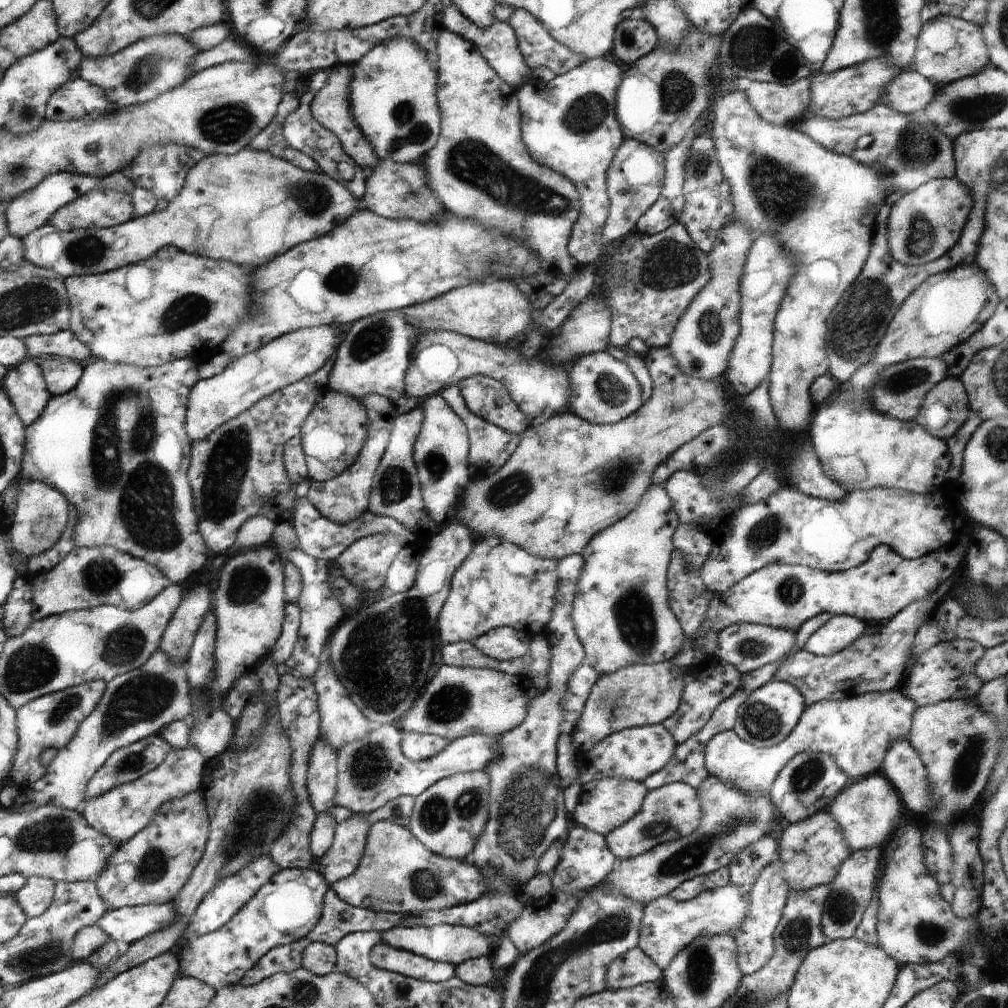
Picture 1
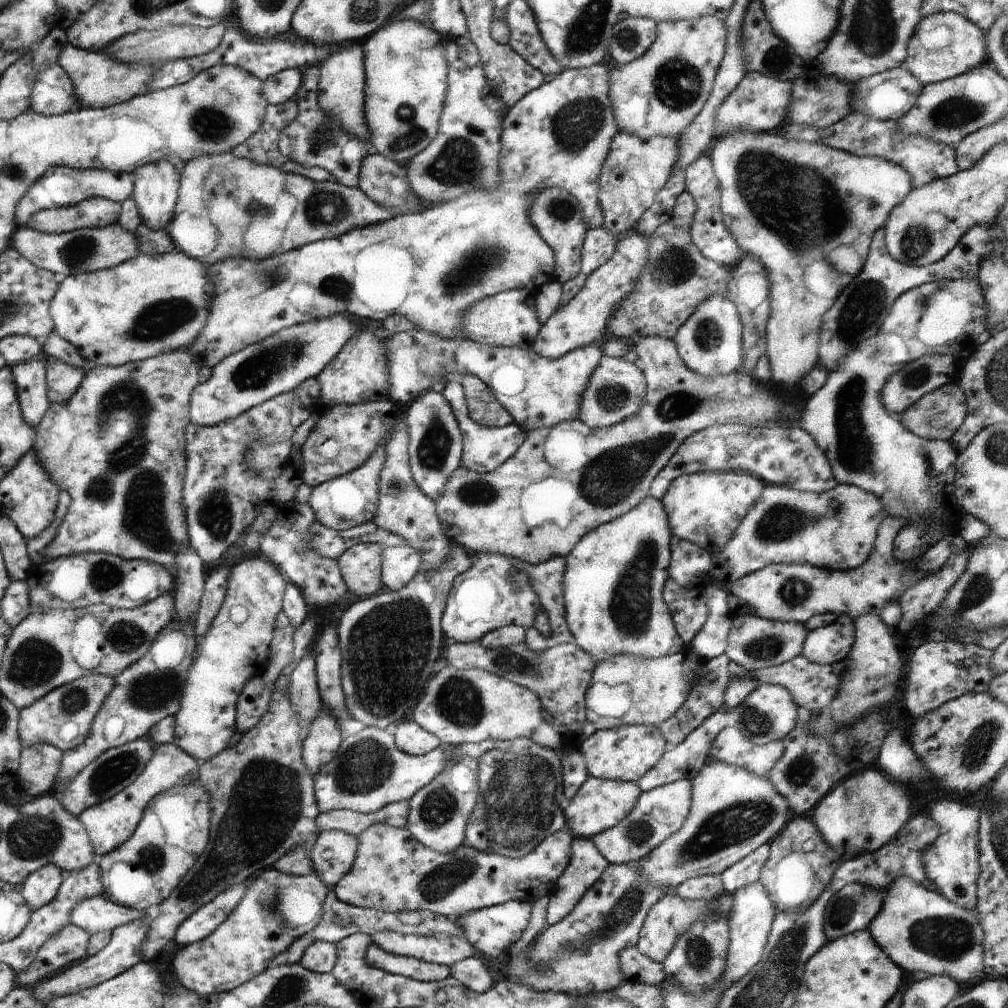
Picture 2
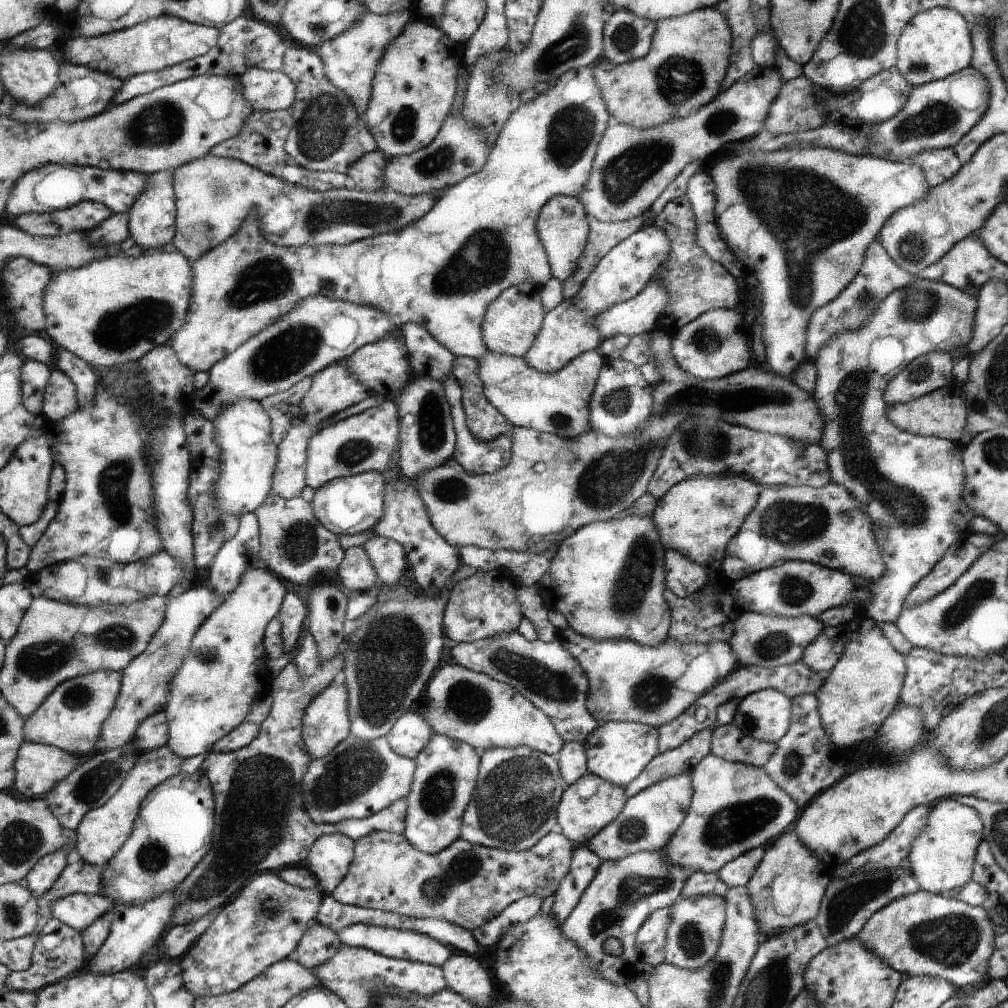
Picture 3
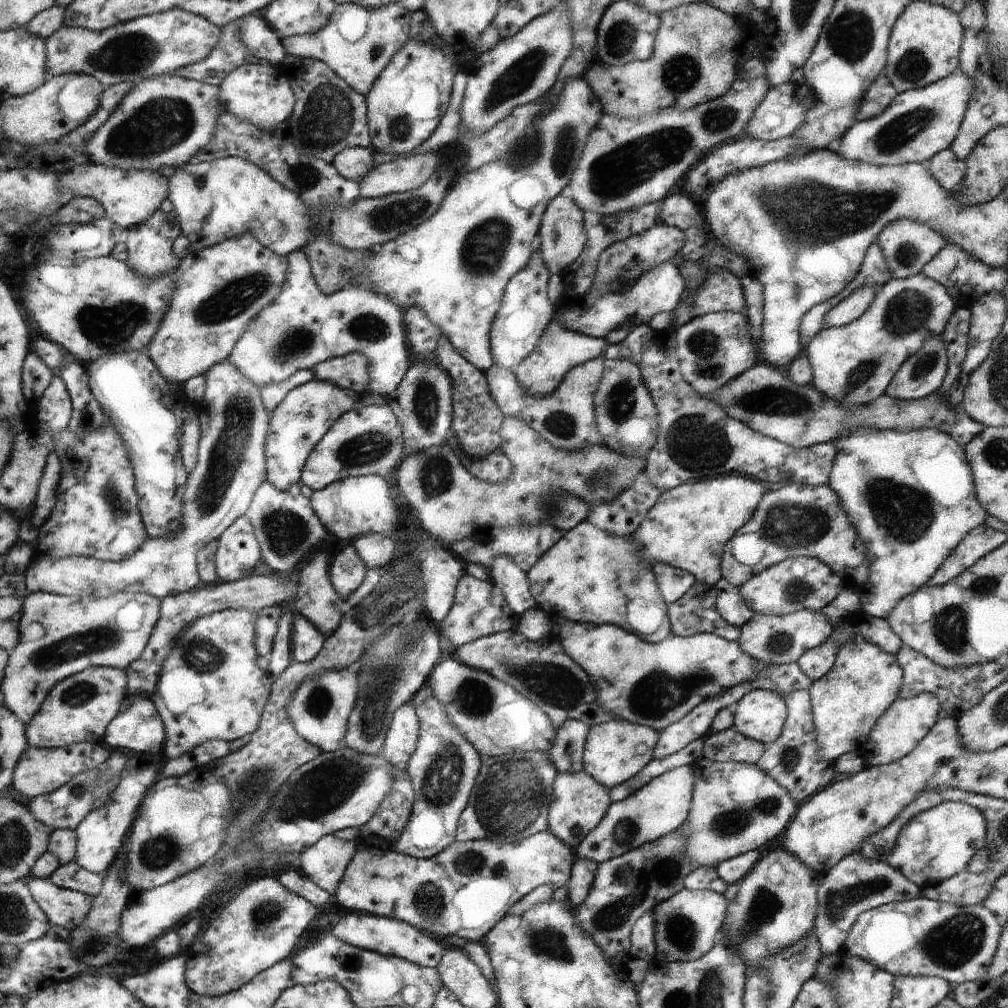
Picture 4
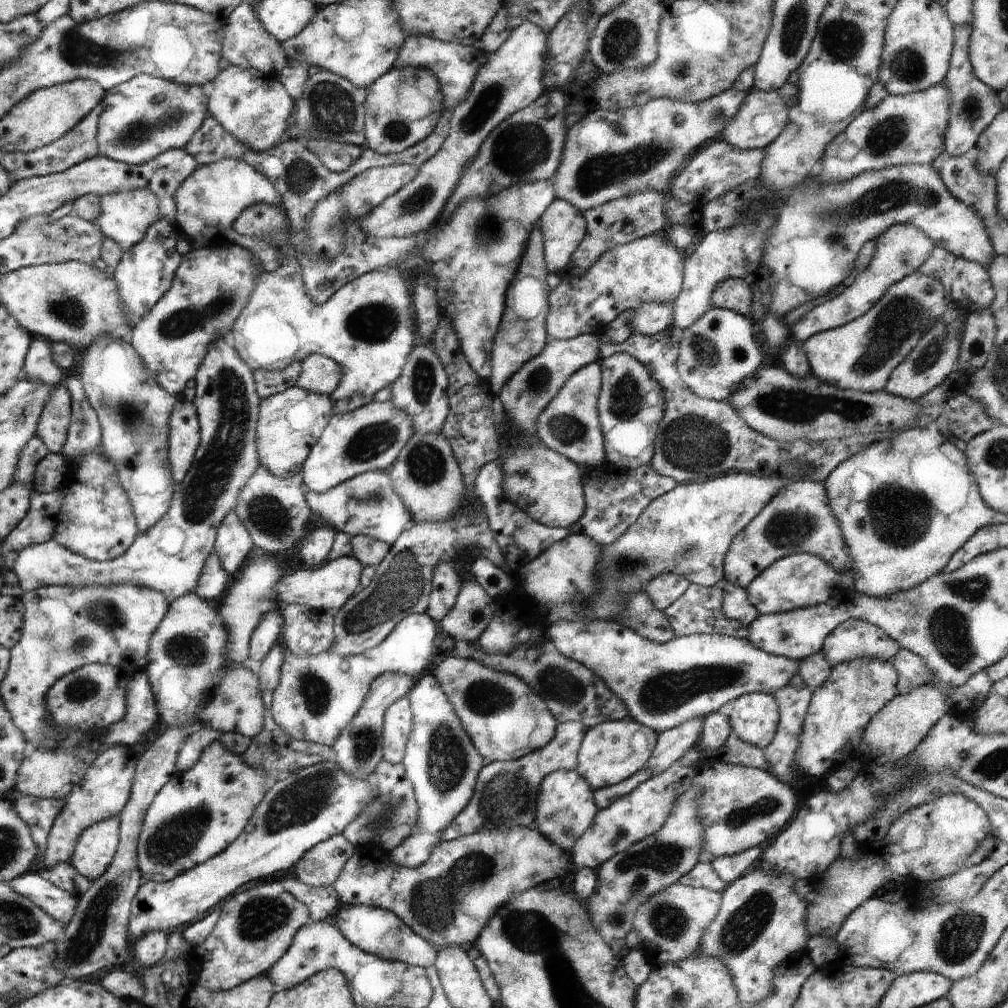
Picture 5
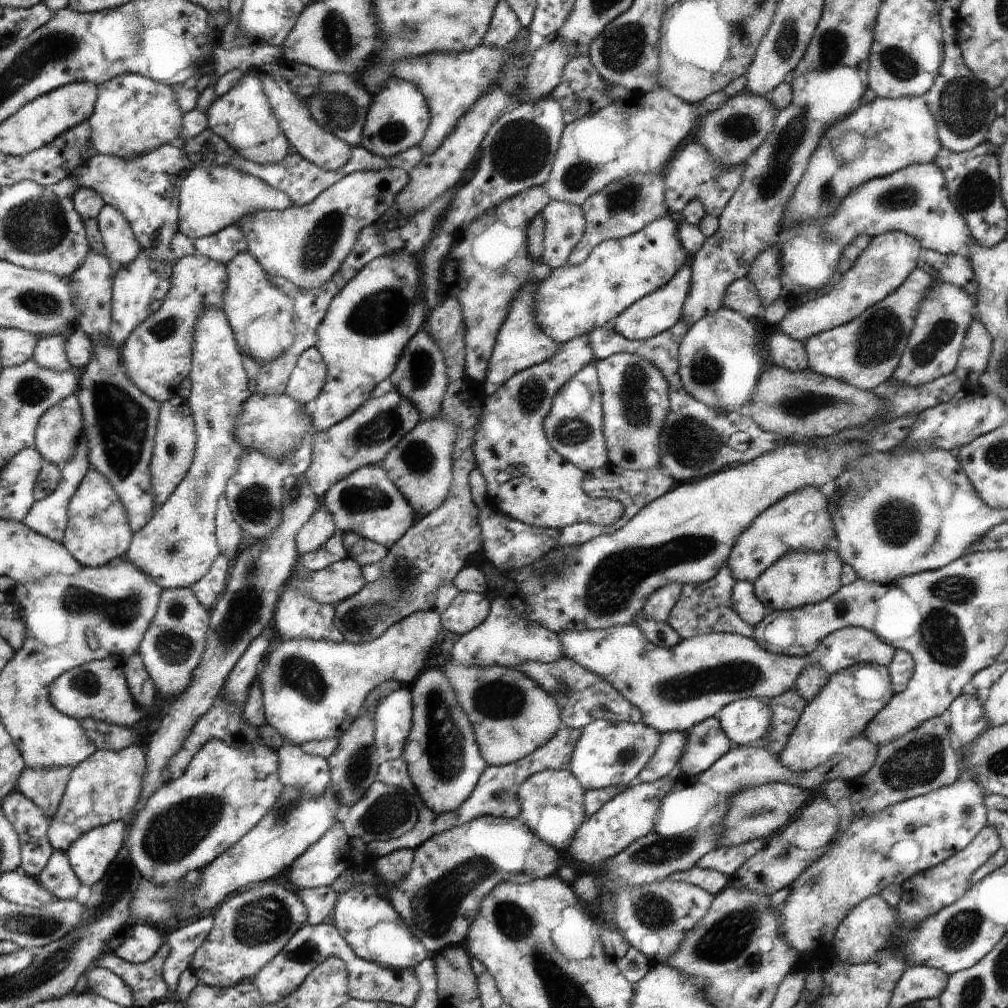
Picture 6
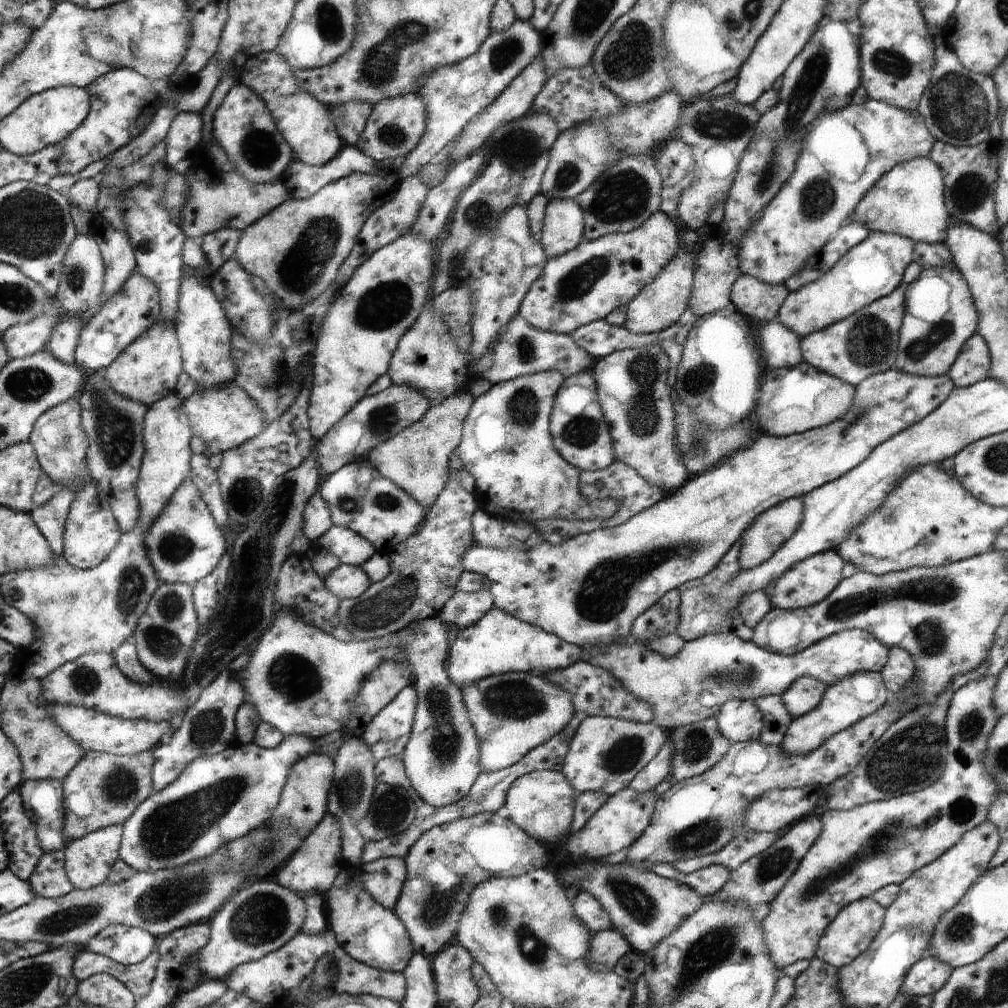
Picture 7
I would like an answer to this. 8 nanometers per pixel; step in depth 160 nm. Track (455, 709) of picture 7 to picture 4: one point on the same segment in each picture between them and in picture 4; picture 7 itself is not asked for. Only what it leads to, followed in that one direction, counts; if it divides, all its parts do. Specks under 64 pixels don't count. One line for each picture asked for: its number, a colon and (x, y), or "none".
4: (443, 773)
5: (442, 765)
6: (443, 759)

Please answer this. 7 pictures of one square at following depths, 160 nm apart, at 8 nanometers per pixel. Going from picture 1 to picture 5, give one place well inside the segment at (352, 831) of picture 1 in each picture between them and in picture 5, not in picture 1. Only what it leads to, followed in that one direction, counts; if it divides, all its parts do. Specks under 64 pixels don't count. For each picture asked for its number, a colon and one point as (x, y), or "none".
2: (333, 855)
3: (332, 855)
4: (325, 863)
5: (320, 867)

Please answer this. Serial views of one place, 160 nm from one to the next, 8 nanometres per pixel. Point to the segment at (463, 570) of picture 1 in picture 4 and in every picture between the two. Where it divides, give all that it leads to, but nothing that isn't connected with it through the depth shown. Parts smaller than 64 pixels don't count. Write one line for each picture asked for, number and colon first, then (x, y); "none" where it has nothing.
2: (494, 592)
3: (484, 605)
4: (480, 609)

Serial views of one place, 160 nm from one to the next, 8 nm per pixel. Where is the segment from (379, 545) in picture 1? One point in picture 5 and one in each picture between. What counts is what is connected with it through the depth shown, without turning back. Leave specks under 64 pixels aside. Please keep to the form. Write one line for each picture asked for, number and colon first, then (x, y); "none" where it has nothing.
2: (361, 564)
3: (357, 573)
4: (347, 572)
5: (331, 586)

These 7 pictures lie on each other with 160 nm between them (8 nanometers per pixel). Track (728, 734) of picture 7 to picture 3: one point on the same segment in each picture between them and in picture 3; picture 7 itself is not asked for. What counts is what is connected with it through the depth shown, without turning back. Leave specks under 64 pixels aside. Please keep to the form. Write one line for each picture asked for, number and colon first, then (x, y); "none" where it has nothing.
3: (766, 714)
4: (761, 714)
5: (755, 716)
6: (746, 721)

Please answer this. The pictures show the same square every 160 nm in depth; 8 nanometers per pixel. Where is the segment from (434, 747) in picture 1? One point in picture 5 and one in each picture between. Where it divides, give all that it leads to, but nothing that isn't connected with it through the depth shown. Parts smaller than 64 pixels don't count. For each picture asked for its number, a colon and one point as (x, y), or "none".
2: (409, 737)
3: (411, 733)
4: (401, 740)
5: (398, 720)

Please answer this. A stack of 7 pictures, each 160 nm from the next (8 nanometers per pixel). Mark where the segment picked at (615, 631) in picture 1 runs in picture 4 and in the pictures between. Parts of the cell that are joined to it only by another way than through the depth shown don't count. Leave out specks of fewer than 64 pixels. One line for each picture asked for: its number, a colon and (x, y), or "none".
2: (613, 584)
3: (608, 578)
4: (591, 575)

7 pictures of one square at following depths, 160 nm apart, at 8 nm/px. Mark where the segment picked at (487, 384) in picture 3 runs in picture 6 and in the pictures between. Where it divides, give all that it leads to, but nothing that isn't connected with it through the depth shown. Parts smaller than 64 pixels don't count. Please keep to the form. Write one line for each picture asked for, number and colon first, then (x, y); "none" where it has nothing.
4: (566, 418)
5: (570, 424)
6: (573, 427)

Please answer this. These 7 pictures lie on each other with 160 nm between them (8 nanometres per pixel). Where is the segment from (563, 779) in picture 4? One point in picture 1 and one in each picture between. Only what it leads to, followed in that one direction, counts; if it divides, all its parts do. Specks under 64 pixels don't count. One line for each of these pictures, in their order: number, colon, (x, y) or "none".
1: (604, 805)
2: (599, 805)
3: (591, 803)

